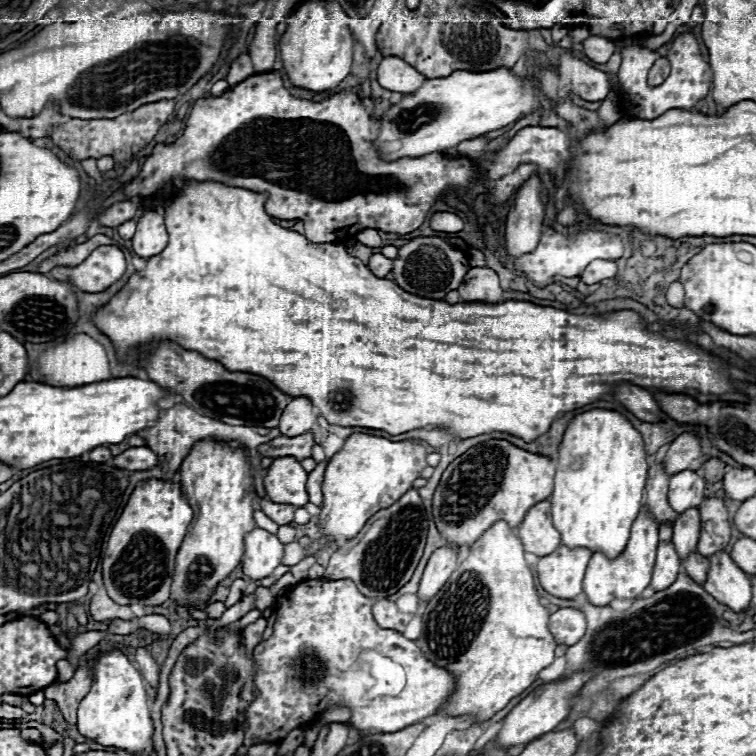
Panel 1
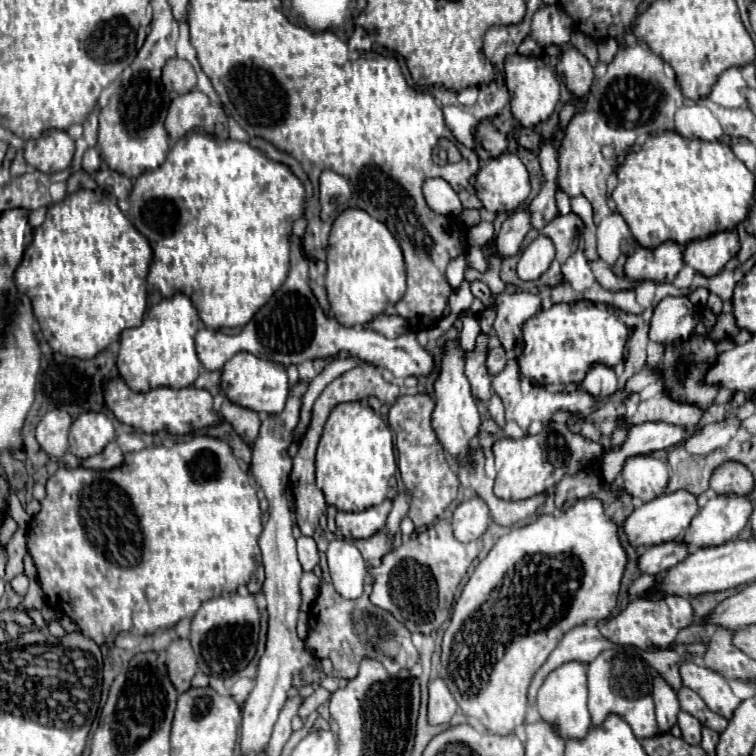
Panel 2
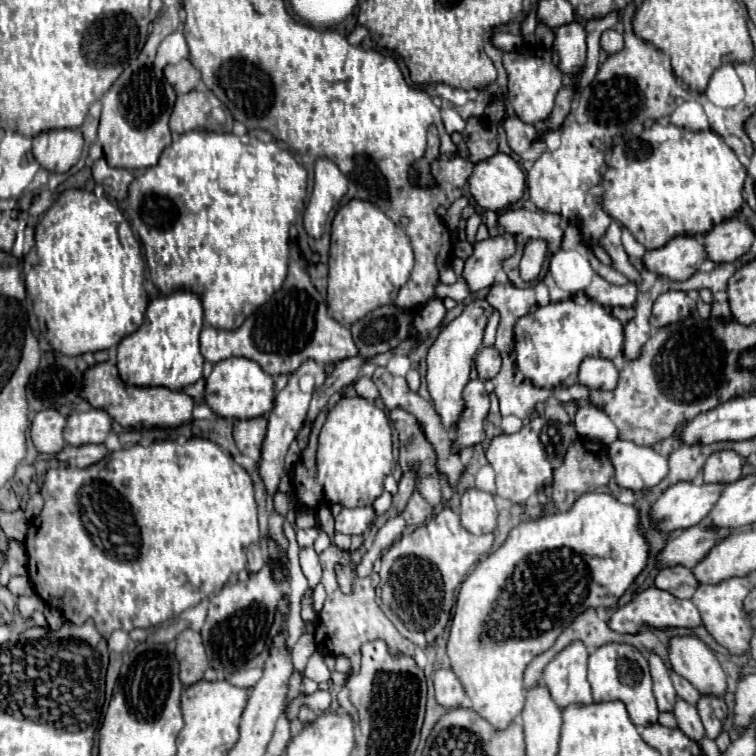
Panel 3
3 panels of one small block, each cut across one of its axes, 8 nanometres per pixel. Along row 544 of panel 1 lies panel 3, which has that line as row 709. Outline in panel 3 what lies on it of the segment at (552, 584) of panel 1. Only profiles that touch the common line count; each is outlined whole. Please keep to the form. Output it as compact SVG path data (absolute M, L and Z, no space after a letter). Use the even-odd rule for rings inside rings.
M572 642L544 668L544 686L560 710L570 704L592 704L586 680L588 650L582 642Z

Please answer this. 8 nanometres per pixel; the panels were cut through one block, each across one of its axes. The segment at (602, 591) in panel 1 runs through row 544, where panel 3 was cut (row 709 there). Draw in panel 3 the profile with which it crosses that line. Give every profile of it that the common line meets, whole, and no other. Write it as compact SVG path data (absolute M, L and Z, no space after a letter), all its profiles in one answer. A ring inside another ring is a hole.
M604 644L596 648L588 658L588 682L592 686L594 702L624 702L632 722L636 726L648 726L658 722L656 698L652 694L652 678L648 672L646 656L630 644Z

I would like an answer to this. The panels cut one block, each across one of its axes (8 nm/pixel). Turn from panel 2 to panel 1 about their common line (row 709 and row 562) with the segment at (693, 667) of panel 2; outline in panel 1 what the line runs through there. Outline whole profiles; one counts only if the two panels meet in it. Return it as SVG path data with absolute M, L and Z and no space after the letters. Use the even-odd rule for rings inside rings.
M716 552L710 558L708 576L704 588L722 604L728 604L732 610L742 612L750 606L752 590L748 574L732 560L728 552Z

